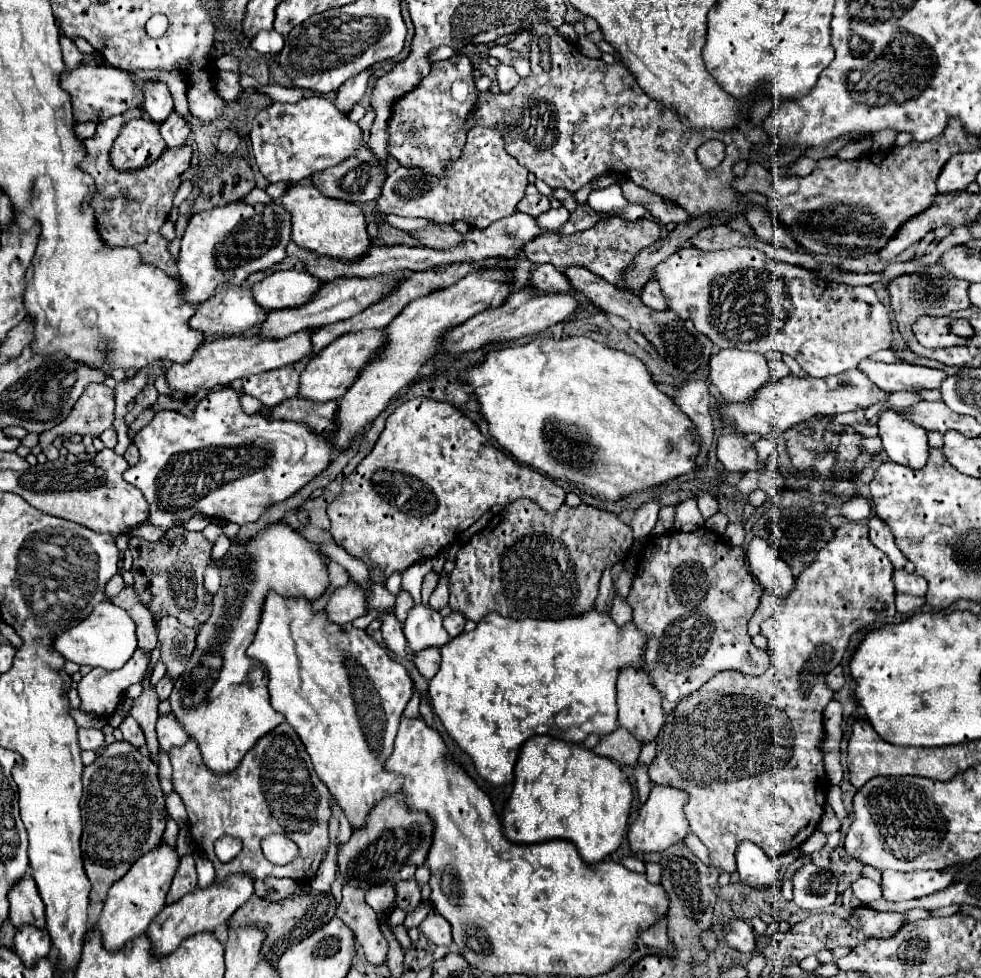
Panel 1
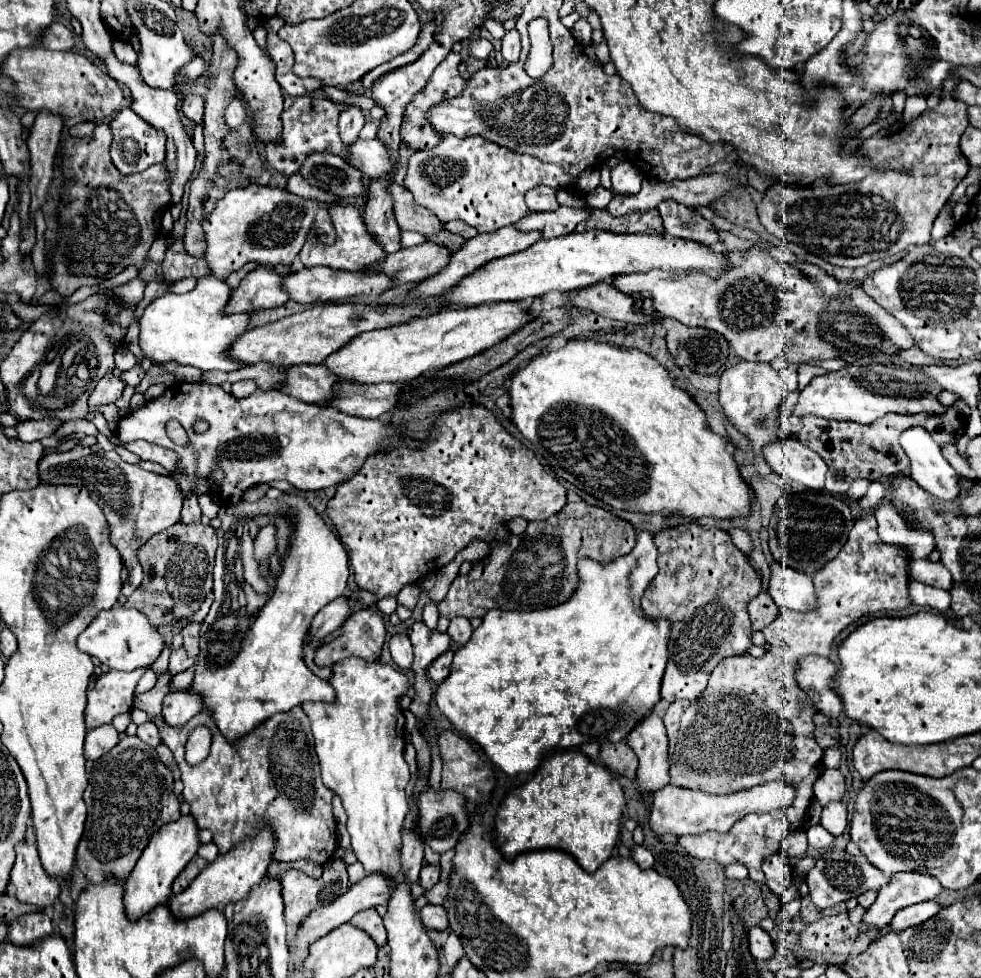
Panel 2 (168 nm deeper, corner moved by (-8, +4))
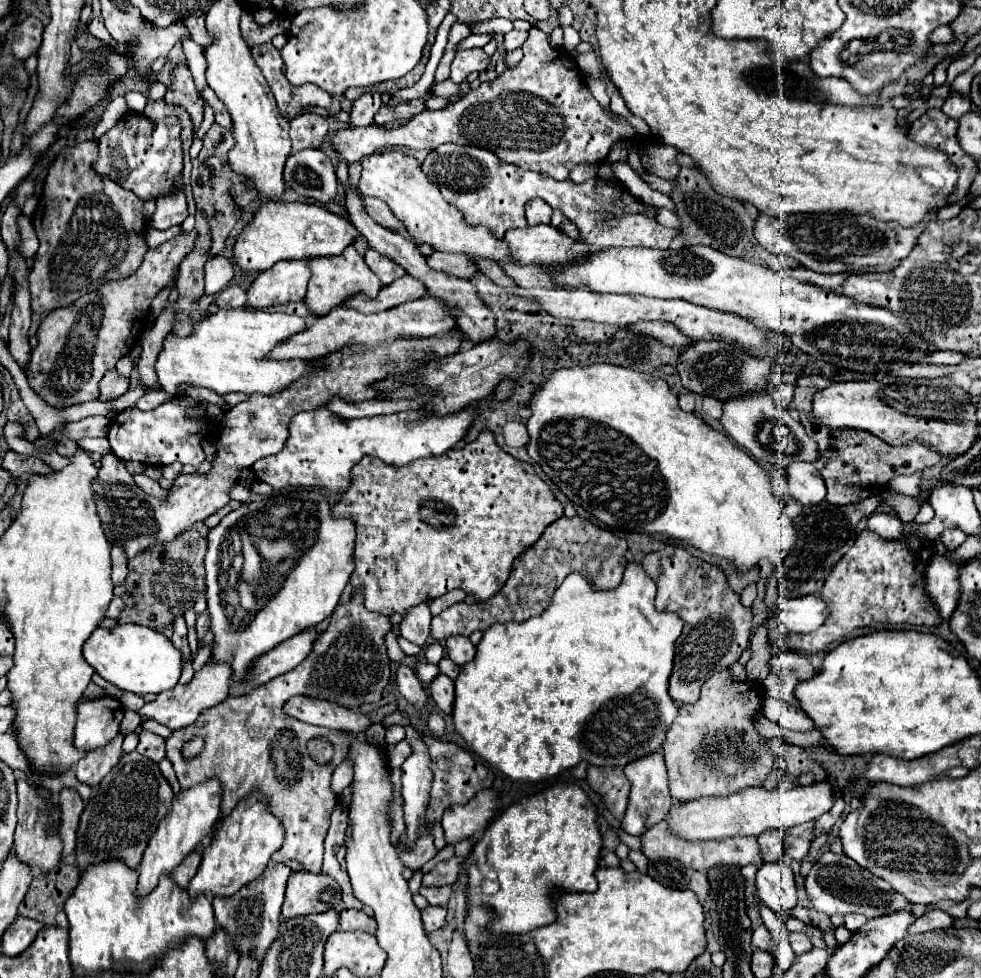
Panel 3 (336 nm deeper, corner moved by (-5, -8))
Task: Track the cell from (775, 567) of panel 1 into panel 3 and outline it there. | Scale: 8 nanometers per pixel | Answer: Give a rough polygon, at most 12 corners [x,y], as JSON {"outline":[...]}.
{"outline":[[817,595],[779,599],[774,617],[793,633],[819,629],[829,615]]}

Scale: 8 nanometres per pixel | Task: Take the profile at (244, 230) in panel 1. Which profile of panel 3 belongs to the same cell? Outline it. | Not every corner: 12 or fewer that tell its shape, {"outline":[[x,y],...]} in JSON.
{"outline":[[267,201],[233,243],[233,263],[341,255],[359,237],[313,203]]}

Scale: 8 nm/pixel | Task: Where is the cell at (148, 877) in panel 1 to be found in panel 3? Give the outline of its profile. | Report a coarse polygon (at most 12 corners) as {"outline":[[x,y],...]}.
{"outline":[[215,779],[175,795],[139,865],[139,897],[219,819]]}

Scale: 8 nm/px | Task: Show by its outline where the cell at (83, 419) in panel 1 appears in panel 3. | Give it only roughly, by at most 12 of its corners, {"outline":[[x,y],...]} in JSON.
{"outline":[[109,371],[99,383],[99,401],[113,401],[129,389],[129,379]]}

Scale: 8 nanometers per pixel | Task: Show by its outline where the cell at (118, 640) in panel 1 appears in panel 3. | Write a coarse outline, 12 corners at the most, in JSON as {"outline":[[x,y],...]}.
{"outline":[[141,625],[97,627],[85,661],[137,695],[173,689],[181,653]]}

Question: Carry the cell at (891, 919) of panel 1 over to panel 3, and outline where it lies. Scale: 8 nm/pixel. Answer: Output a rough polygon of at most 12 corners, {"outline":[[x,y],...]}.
{"outline":[[931,909],[915,919],[909,933],[945,929],[953,923],[951,915]]}

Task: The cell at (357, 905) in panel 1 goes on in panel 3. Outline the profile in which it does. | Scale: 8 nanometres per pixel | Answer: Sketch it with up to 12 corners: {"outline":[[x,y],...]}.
{"outline":[[357,909],[341,911],[341,931],[375,933],[377,923]]}

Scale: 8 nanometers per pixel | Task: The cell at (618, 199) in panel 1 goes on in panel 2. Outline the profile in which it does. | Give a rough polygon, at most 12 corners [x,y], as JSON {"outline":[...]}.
{"outline":[[624,161],[610,169],[616,193],[638,193],[644,173]]}

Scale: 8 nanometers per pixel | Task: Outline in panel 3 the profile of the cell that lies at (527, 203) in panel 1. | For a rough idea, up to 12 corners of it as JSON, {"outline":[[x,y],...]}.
{"outline":[[543,199],[525,205],[529,225],[549,225],[553,209]]}

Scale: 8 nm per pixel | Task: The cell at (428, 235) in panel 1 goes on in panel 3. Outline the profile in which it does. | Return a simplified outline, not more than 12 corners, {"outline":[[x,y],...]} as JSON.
{"outline":[[363,197],[367,213],[383,227],[405,233],[405,225],[375,197]]}

